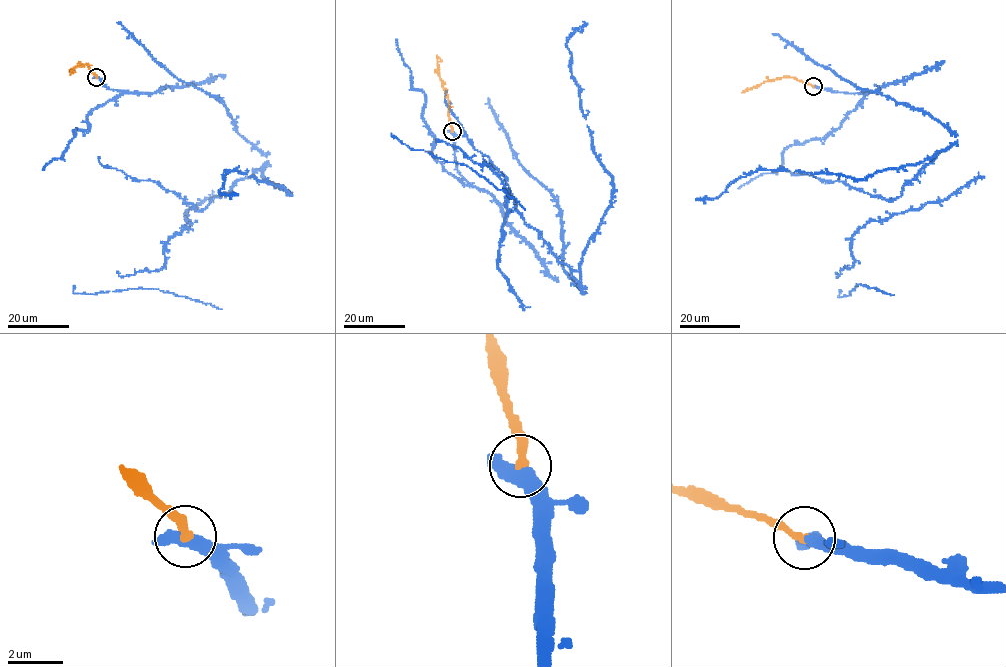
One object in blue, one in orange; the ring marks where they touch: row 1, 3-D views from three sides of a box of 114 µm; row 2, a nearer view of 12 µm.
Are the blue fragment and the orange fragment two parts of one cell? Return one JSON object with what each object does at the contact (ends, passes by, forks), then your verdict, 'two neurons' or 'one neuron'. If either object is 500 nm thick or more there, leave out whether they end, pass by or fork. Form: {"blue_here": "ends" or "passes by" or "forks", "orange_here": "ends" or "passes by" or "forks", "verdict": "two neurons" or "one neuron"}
{"verdict": "one neuron"}

